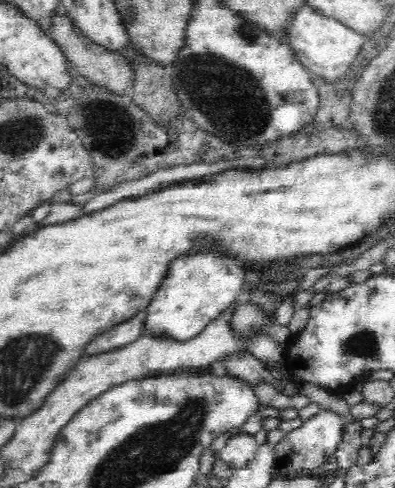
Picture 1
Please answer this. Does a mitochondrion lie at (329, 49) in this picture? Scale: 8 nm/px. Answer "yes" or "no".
no

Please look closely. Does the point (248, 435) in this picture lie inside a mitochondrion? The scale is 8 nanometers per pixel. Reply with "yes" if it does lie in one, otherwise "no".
no

